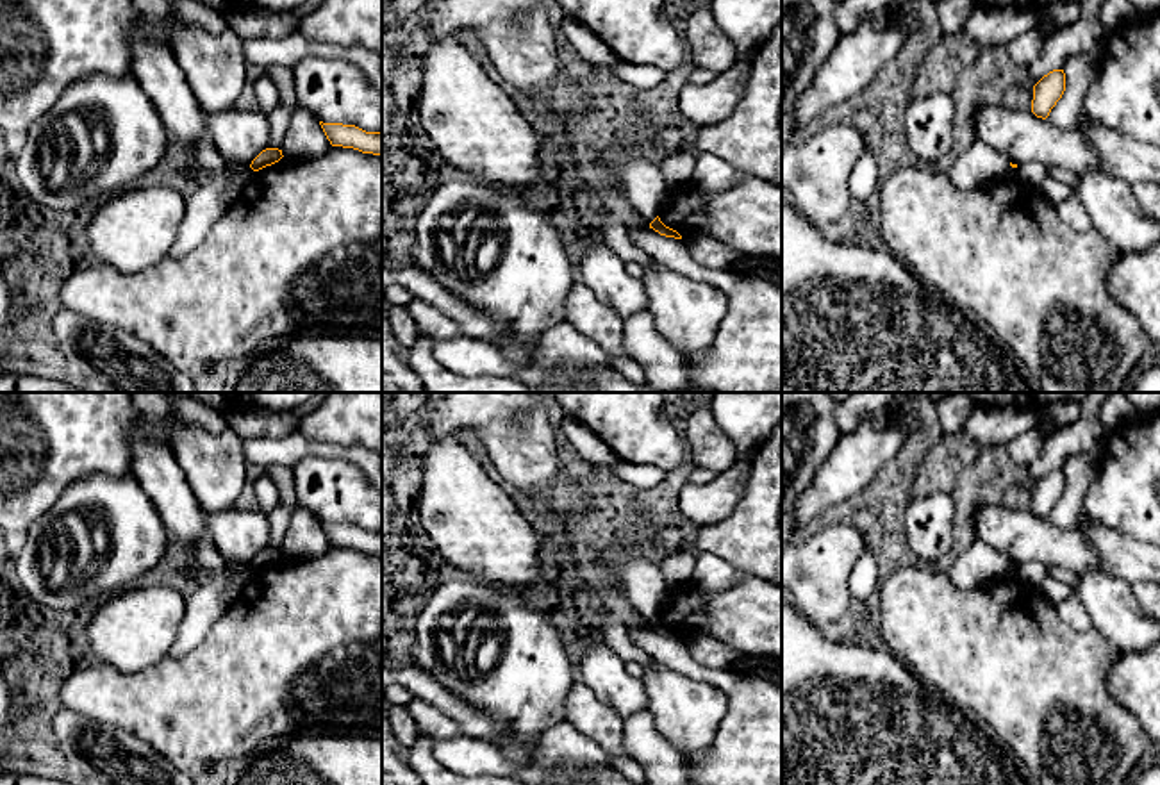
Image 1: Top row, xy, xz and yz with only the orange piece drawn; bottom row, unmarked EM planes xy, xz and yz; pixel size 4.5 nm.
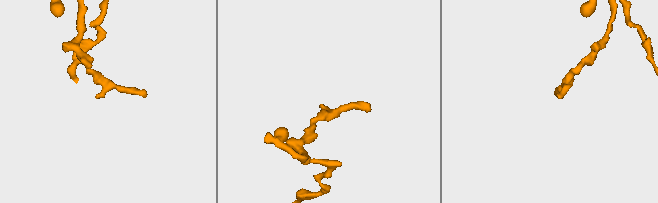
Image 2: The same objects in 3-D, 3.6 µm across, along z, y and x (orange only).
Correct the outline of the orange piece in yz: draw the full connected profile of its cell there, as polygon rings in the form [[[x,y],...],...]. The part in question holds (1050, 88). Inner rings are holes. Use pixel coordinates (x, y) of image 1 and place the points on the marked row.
[[[1053,70],[1033,86],[1032,112],[1046,120],[1065,91],[1064,70]]]

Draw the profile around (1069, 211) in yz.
[[[1073,194],[1058,203],[1056,214],[1062,223],[1069,225],[1076,232],[1092,230],[1092,223],[1085,212],[1081,202],[1076,198],[1076,194]]]

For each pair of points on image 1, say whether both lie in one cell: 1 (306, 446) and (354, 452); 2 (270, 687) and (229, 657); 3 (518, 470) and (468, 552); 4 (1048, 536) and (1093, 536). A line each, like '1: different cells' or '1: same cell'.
1: same cell
2: same cell
3: different cells
4: different cells

